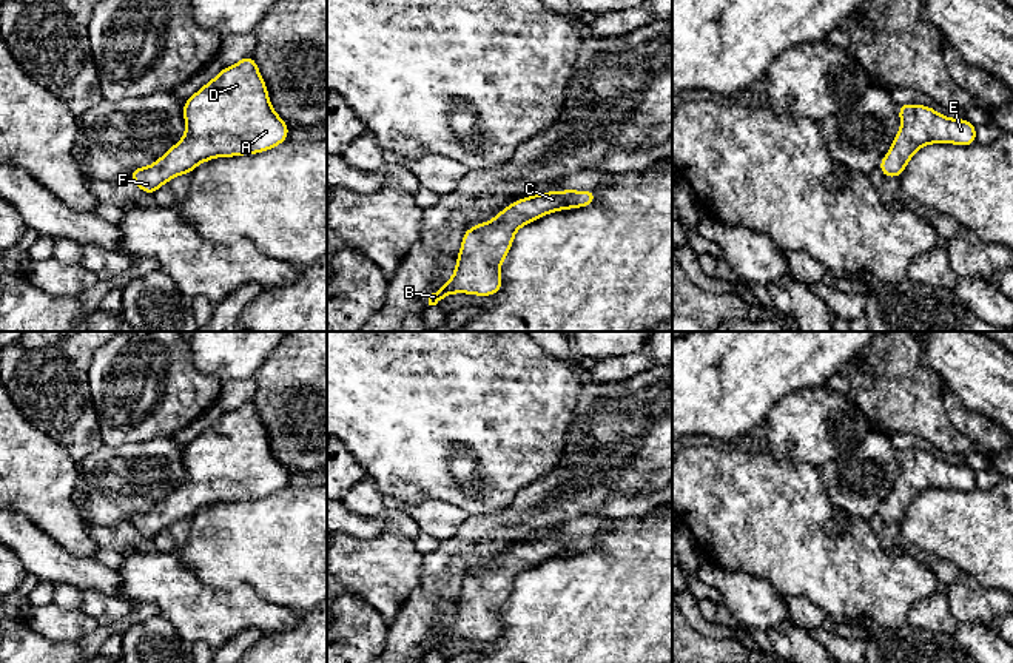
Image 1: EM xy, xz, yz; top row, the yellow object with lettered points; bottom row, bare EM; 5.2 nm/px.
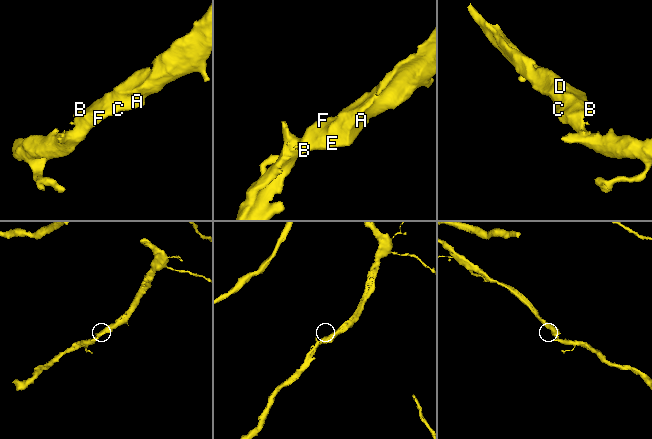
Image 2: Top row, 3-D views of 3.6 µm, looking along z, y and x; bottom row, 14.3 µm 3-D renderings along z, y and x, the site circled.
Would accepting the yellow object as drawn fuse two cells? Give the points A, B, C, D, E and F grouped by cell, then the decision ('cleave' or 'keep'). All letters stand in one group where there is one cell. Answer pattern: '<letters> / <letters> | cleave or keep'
A B C D E F | keep

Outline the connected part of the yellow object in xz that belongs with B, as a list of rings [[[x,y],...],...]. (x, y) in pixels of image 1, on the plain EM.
[[[592,535],[533,540],[512,547],[490,567],[467,574],[453,621],[429,641],[429,651],[436,651],[452,638],[469,638],[483,643],[498,638],[503,634],[500,612],[513,589],[518,574],[549,558],[587,552],[594,547],[595,538]]]

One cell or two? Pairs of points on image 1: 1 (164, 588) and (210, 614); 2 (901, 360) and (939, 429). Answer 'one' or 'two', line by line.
1: one
2: one

